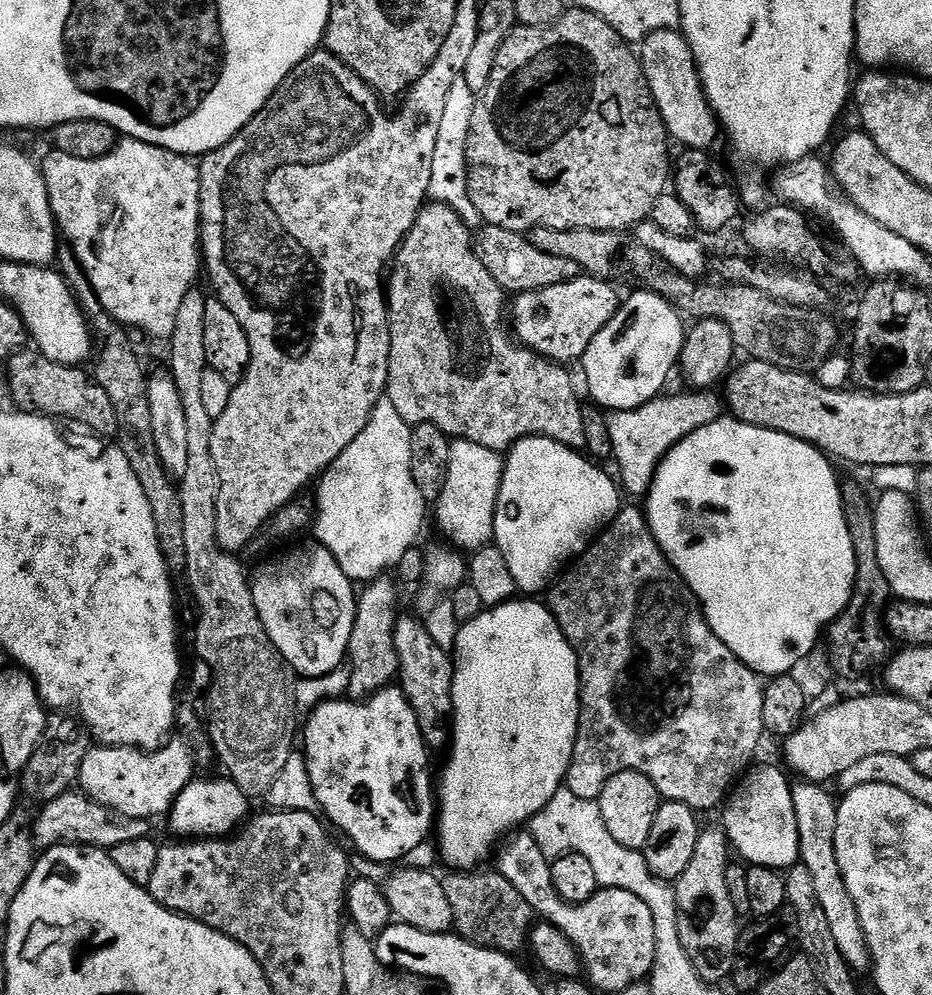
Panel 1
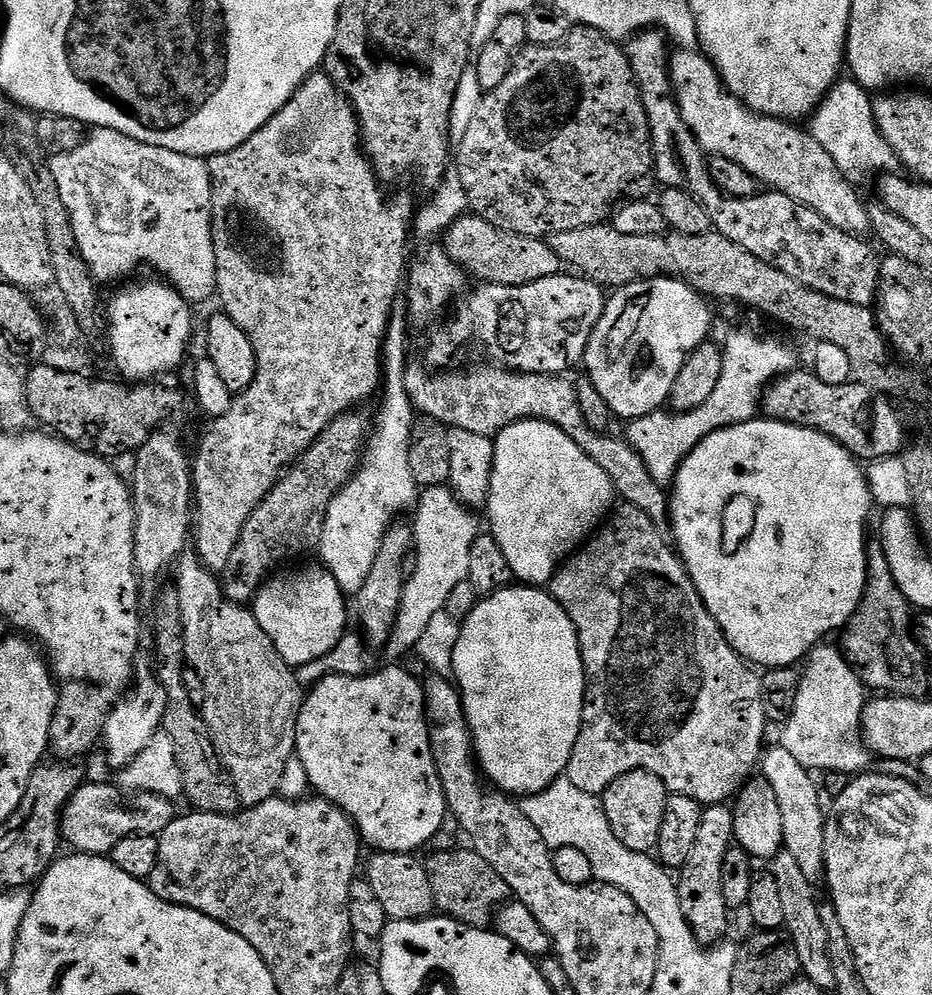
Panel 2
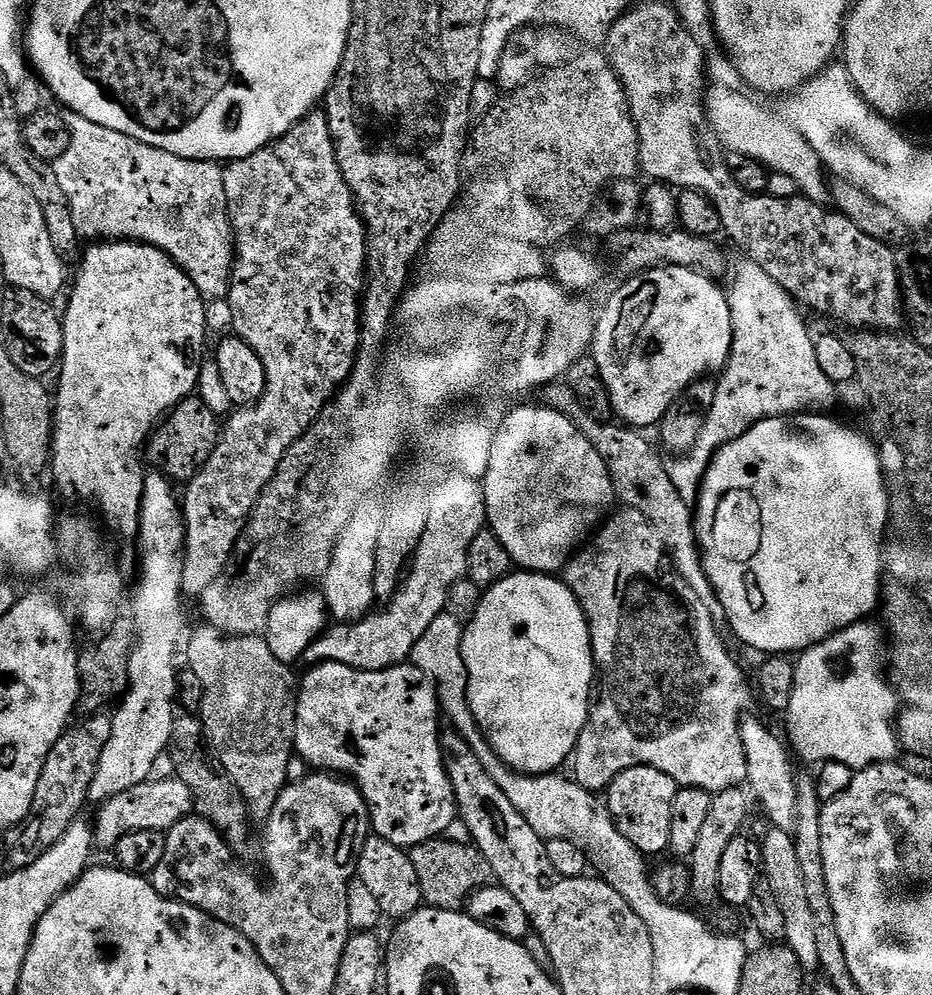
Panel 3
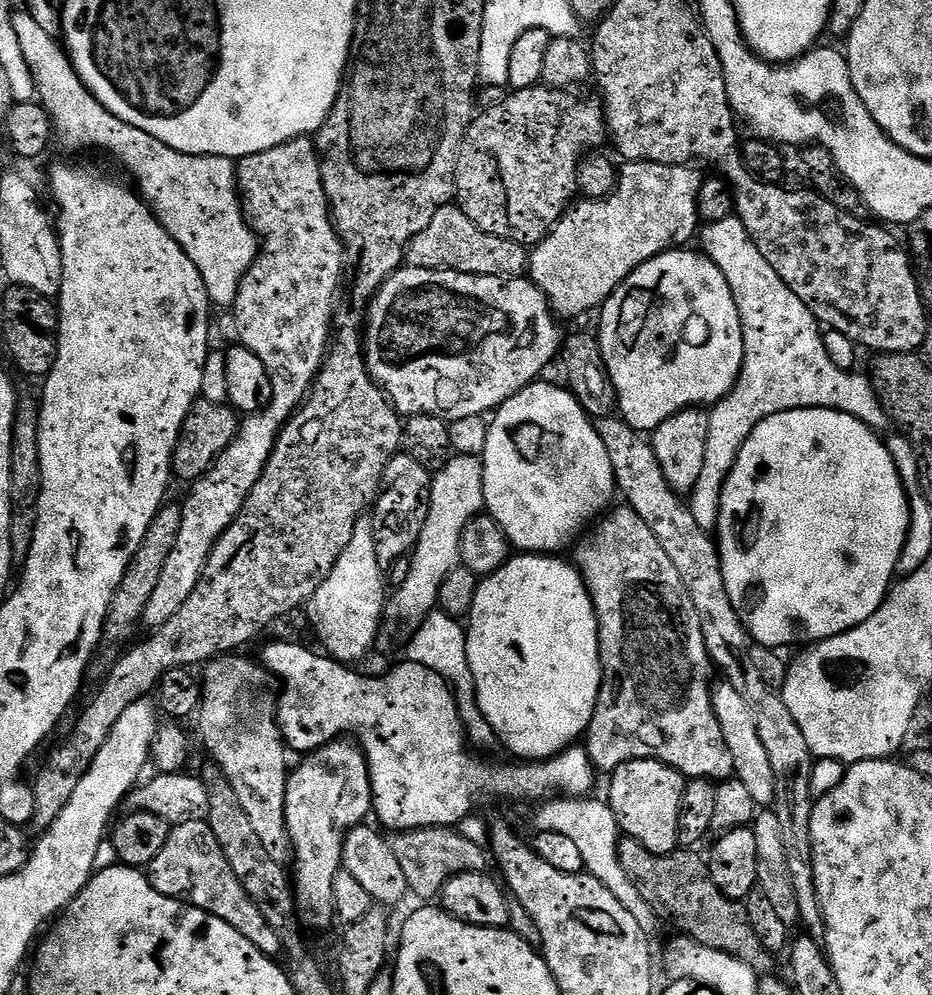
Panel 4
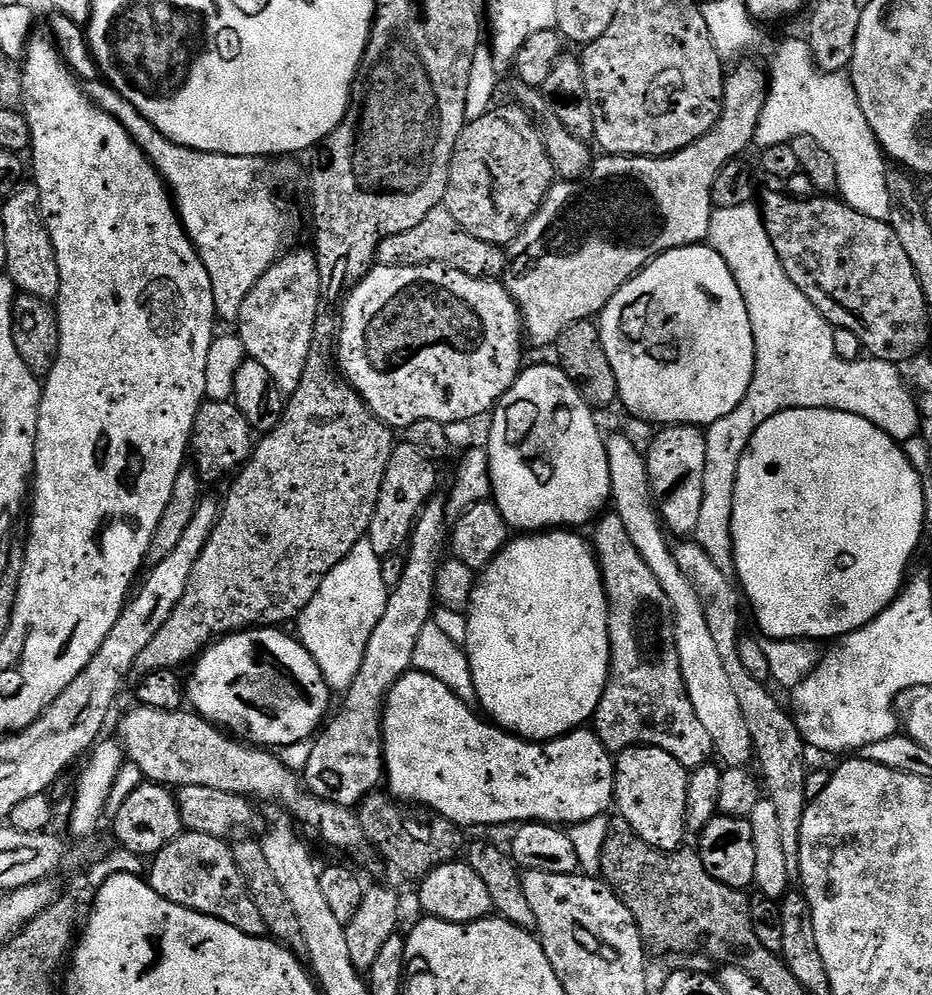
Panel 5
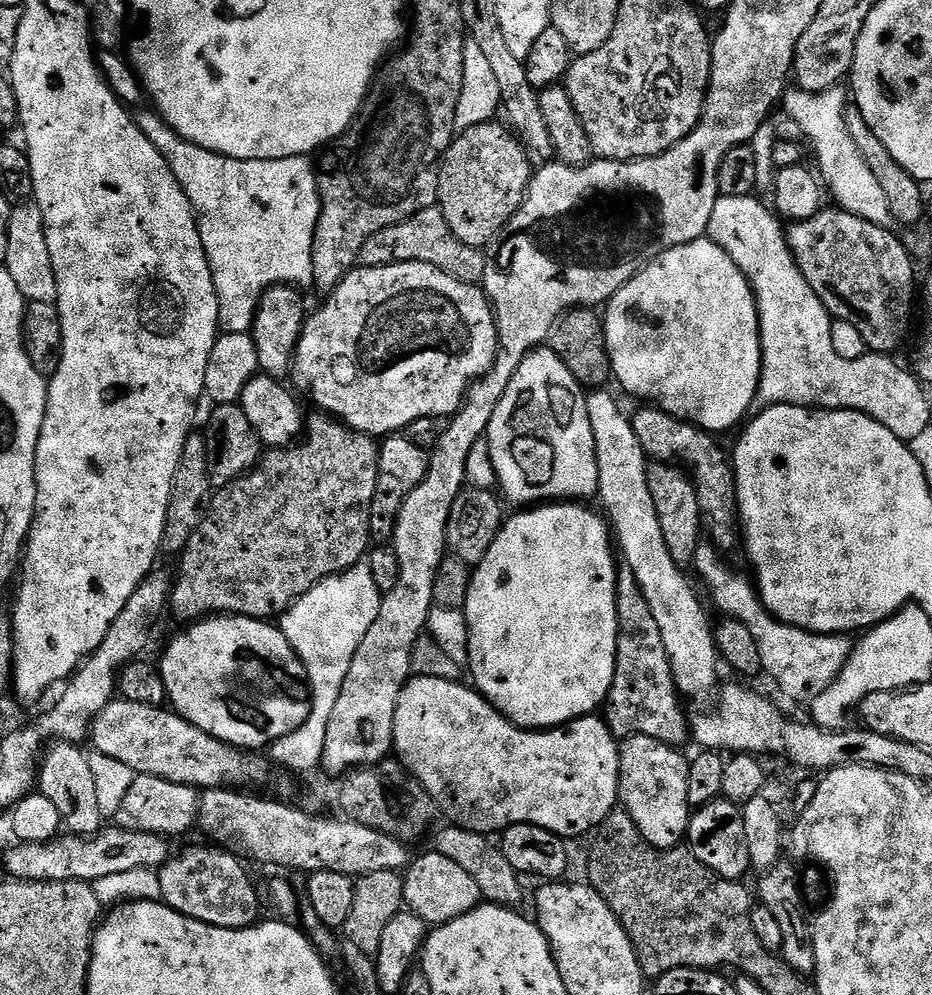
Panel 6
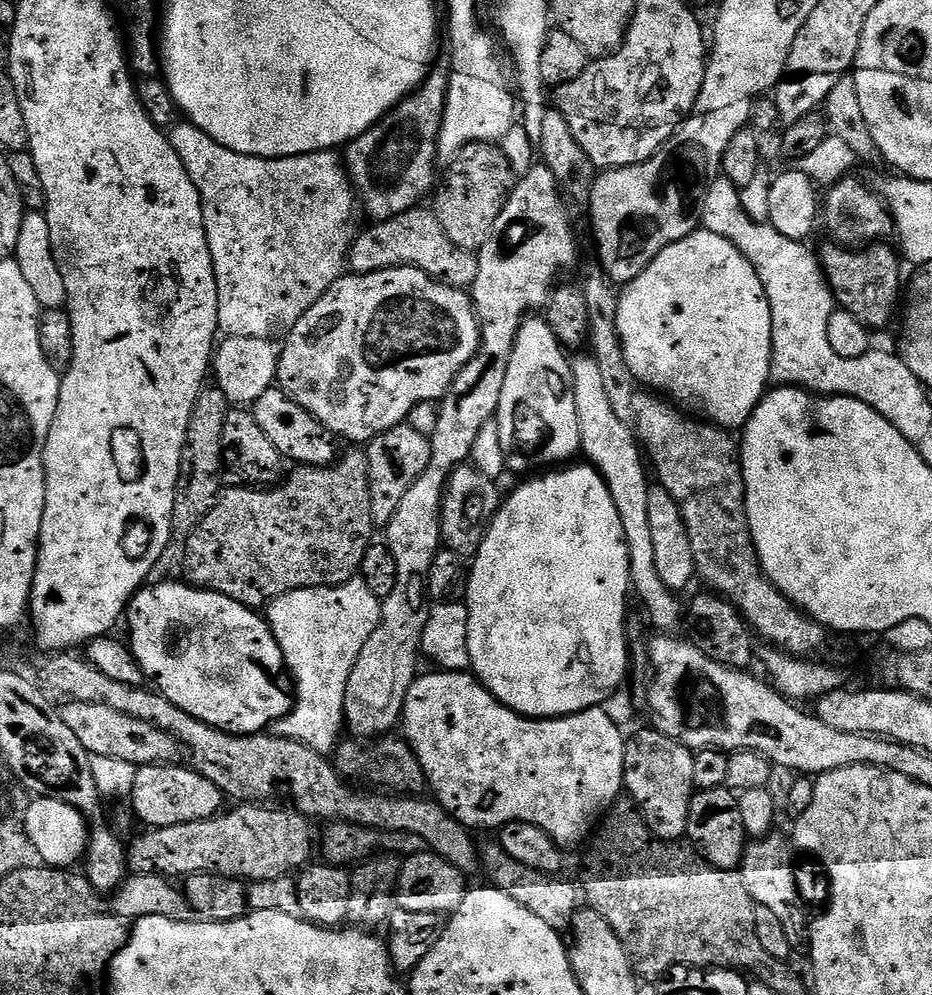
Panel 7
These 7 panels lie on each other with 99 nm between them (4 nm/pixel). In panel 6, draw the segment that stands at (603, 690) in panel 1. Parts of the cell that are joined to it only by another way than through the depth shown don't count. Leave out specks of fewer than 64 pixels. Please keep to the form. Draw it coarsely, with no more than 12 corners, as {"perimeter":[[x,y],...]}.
{"perimeter":[[626,566],[616,574],[617,738],[690,740],[662,630]]}

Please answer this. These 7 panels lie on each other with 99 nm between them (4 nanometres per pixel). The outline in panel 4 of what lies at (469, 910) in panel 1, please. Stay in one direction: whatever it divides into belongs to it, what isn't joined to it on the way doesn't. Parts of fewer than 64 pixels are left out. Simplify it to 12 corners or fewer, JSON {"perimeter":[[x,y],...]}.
{"perimeter":[[455,827],[415,828],[390,840],[420,902],[450,877],[487,873],[490,856]]}

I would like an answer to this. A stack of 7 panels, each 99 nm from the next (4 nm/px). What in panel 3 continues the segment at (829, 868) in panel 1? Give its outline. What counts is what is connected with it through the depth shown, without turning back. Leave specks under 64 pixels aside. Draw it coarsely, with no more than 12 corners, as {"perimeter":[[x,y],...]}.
{"perimeter":[[762,721],[741,723],[746,784],[767,823],[792,832],[790,752]]}

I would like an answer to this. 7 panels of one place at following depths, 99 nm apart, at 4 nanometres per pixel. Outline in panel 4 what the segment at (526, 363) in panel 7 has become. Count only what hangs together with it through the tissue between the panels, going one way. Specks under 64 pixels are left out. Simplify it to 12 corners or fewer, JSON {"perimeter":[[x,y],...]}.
{"perimeter":[[567,387],[496,409],[484,506],[513,549],[564,554],[614,466]]}

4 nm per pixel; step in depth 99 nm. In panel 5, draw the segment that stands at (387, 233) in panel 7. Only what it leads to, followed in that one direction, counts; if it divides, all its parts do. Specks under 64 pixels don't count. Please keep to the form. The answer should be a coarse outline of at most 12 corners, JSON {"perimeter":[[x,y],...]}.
{"perimeter":[[443,206],[383,240],[382,264],[440,264],[500,280],[501,245],[462,231]]}

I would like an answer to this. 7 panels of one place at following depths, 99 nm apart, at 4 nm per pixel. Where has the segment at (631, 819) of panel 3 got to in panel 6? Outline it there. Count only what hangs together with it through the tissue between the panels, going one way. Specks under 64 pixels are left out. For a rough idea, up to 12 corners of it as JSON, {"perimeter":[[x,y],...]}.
{"perimeter":[[649,736],[620,744],[623,811],[642,838],[688,835],[689,757]]}

